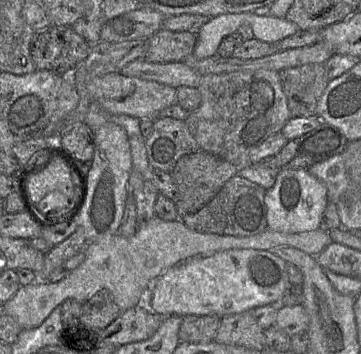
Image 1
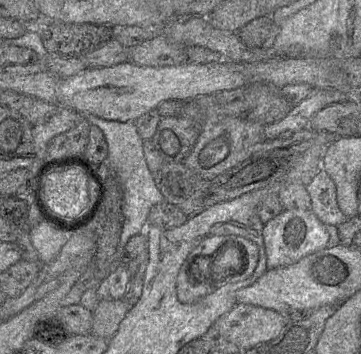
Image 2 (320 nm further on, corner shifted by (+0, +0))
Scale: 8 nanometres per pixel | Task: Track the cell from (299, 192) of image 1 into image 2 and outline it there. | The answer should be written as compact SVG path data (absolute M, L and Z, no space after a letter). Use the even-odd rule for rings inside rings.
M284 209L264 225L263 239L267 257L267 269L295 264L303 257L323 250L329 245L329 233L311 210Z

